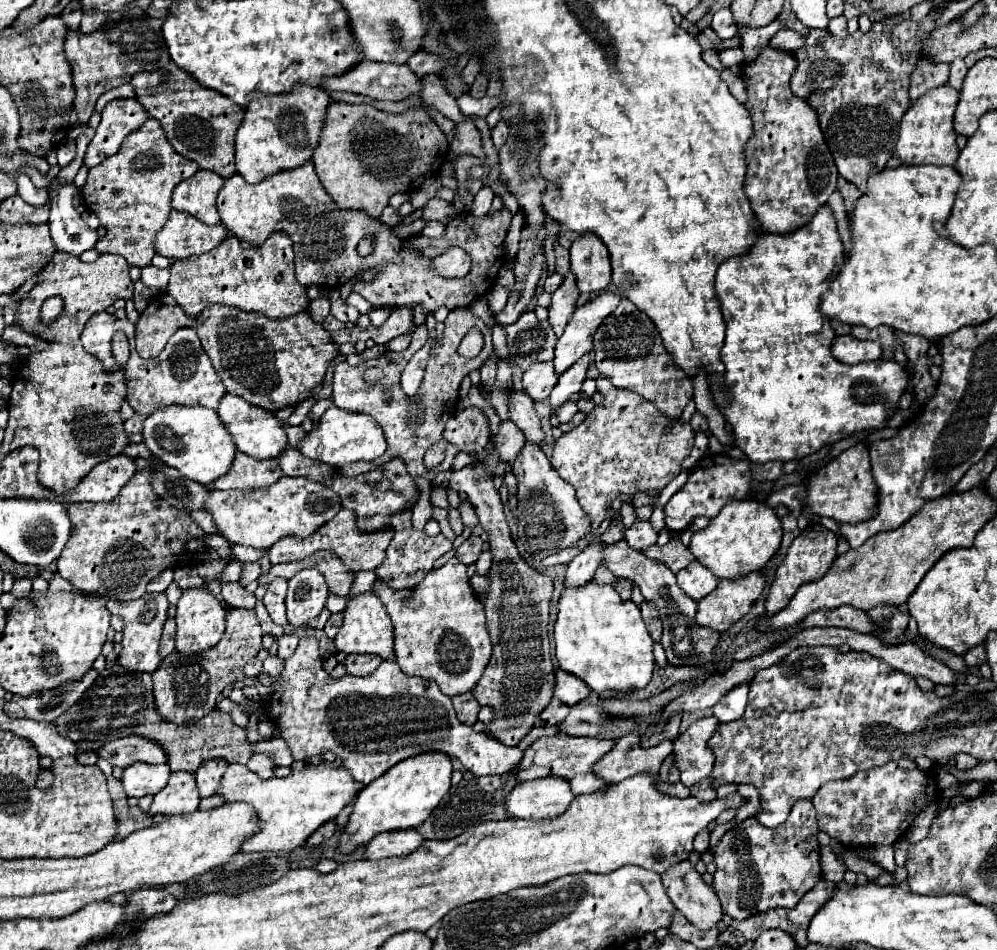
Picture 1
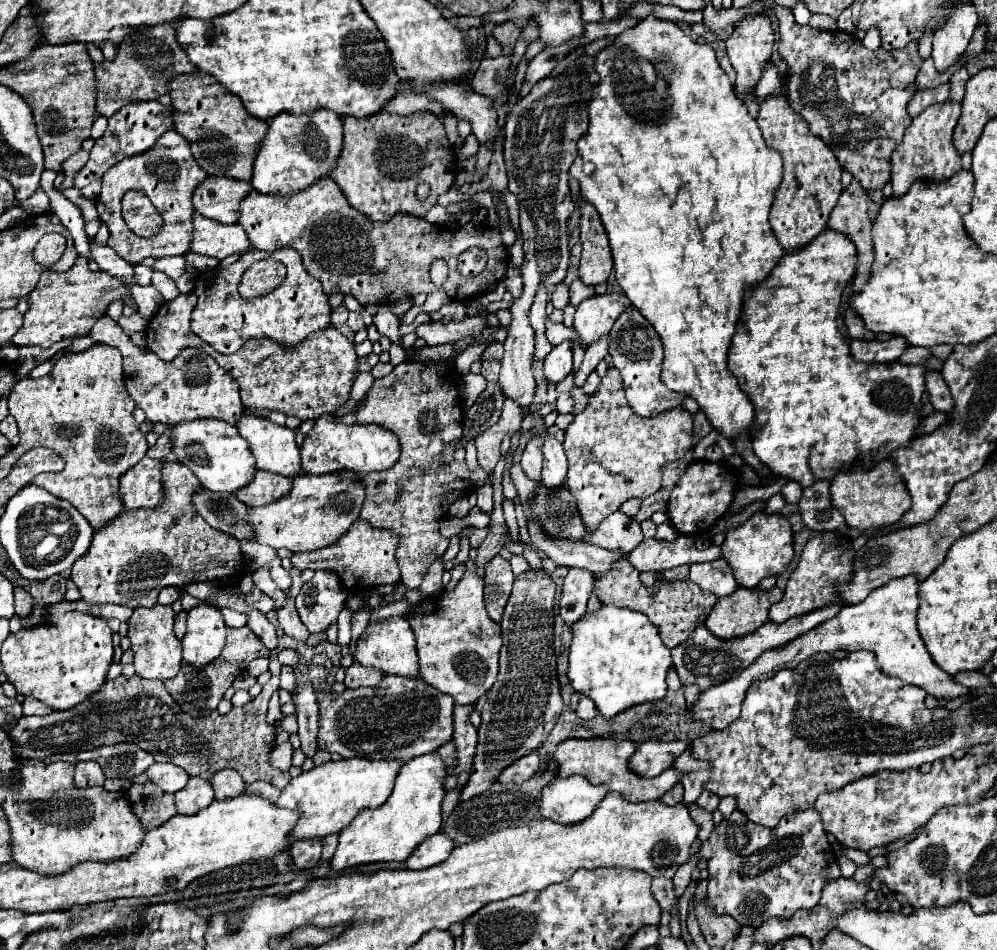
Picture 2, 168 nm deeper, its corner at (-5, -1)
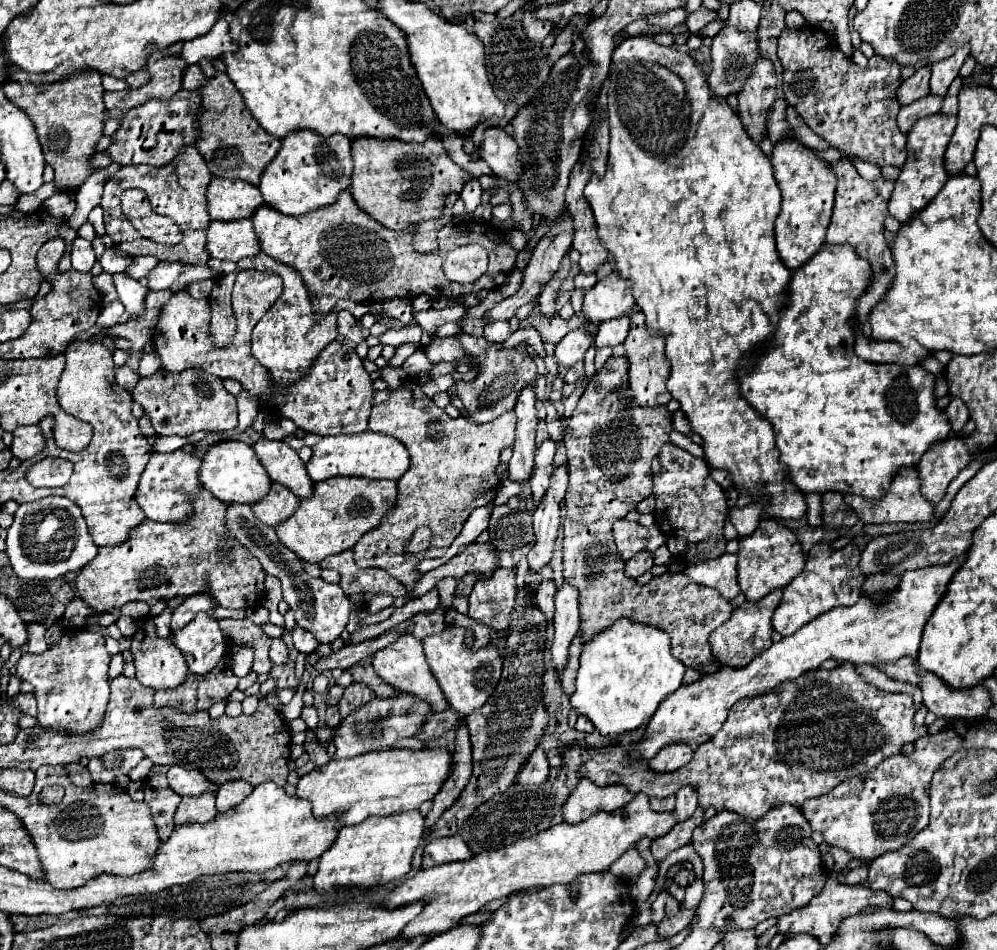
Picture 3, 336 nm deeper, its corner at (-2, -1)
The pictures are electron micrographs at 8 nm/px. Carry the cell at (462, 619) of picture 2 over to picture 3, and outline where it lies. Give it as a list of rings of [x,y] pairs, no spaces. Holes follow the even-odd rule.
[[[447,625],[443,633],[427,635],[425,639],[421,639],[421,643],[431,673],[441,685],[441,691],[451,709],[467,717],[473,709],[481,707],[489,699],[489,695],[497,685],[497,679],[501,677],[501,655],[497,647],[487,645],[477,651],[473,651],[473,647],[465,647],[465,629],[457,625]]]

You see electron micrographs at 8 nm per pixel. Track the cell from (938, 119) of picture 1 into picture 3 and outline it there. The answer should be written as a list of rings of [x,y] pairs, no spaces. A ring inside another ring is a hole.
[[[943,113],[927,115],[927,117],[919,119],[907,133],[907,161],[901,167],[901,175],[897,177],[891,199],[889,199],[889,213],[897,221],[903,223],[915,211],[925,207],[925,203],[929,203],[929,199],[933,199],[941,191],[945,181],[949,179],[943,155],[945,155],[945,149],[953,135],[955,123],[957,123],[955,115],[943,115]]]

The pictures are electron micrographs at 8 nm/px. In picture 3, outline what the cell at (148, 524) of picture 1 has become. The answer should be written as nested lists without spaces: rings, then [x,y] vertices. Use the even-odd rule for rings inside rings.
[[[205,487],[193,495],[193,515],[185,523],[157,523],[151,519],[141,521],[137,527],[131,529],[129,539],[125,539],[119,545],[111,547],[99,547],[97,557],[87,563],[75,579],[77,595],[97,613],[111,609],[115,605],[125,605],[131,601],[145,601],[147,605],[157,603],[159,599],[171,599],[177,595],[191,597],[197,593],[209,593],[219,605],[227,609],[249,609],[263,597],[263,581],[265,571],[261,563],[237,543],[225,529],[223,529],[223,517],[225,517],[225,503],[221,503],[217,497],[213,497]]]

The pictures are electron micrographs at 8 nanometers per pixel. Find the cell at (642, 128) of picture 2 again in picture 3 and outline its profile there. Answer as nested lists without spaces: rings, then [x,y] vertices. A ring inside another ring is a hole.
[[[641,33],[635,37],[625,39],[623,51],[615,49],[611,57],[611,75],[609,75],[609,131],[611,131],[611,147],[609,147],[609,161],[605,175],[593,173],[589,177],[589,183],[583,191],[585,199],[589,201],[595,221],[599,227],[599,239],[609,249],[609,253],[615,259],[617,273],[631,285],[633,297],[641,311],[645,313],[645,325],[653,333],[663,333],[665,337],[665,357],[671,365],[671,373],[667,377],[667,389],[681,403],[681,411],[685,411],[693,431],[703,437],[703,449],[705,449],[705,461],[709,467],[727,469],[733,477],[733,485],[737,489],[745,489],[755,495],[755,499],[761,499],[763,495],[769,497],[769,505],[765,509],[765,517],[779,517],[779,519],[799,519],[805,511],[805,499],[803,493],[791,485],[787,477],[787,469],[779,463],[779,451],[775,449],[775,435],[771,425],[745,403],[739,395],[739,387],[735,381],[735,369],[737,359],[751,351],[753,347],[765,343],[769,335],[773,335],[773,327],[777,327],[777,309],[781,309],[785,287],[791,279],[791,269],[785,267],[781,261],[777,249],[775,249],[775,235],[773,235],[773,221],[781,207],[781,193],[777,187],[777,181],[773,177],[773,169],[769,163],[769,157],[761,151],[761,147],[749,137],[747,129],[743,127],[739,115],[717,95],[709,89],[703,63],[693,59],[689,53],[677,51],[673,45],[665,47],[655,43],[655,35]]]

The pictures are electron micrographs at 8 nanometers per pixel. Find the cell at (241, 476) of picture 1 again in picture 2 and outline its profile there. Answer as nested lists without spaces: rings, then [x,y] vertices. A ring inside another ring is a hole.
[[[258,471],[248,487],[236,491],[236,497],[246,507],[262,507],[276,499],[282,499],[284,495],[288,495],[290,489],[292,489],[292,479],[268,471]]]

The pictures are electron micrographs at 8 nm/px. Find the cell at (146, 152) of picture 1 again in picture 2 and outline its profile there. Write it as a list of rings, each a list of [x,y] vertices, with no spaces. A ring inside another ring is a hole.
[[[176,131],[164,133],[156,147],[136,155],[136,157],[126,157],[116,167],[112,167],[108,173],[102,177],[102,193],[96,201],[100,219],[108,225],[110,229],[110,239],[108,247],[112,247],[122,259],[128,263],[136,265],[144,257],[170,257],[170,255],[186,255],[190,241],[192,241],[192,191],[206,179],[206,171],[198,167],[198,163],[192,159],[192,151],[188,147],[188,139],[184,139]],[[138,189],[144,191],[154,207],[160,211],[164,219],[164,227],[158,235],[154,237],[138,237],[128,229],[128,225],[122,219],[120,213],[120,199],[126,191]]]

